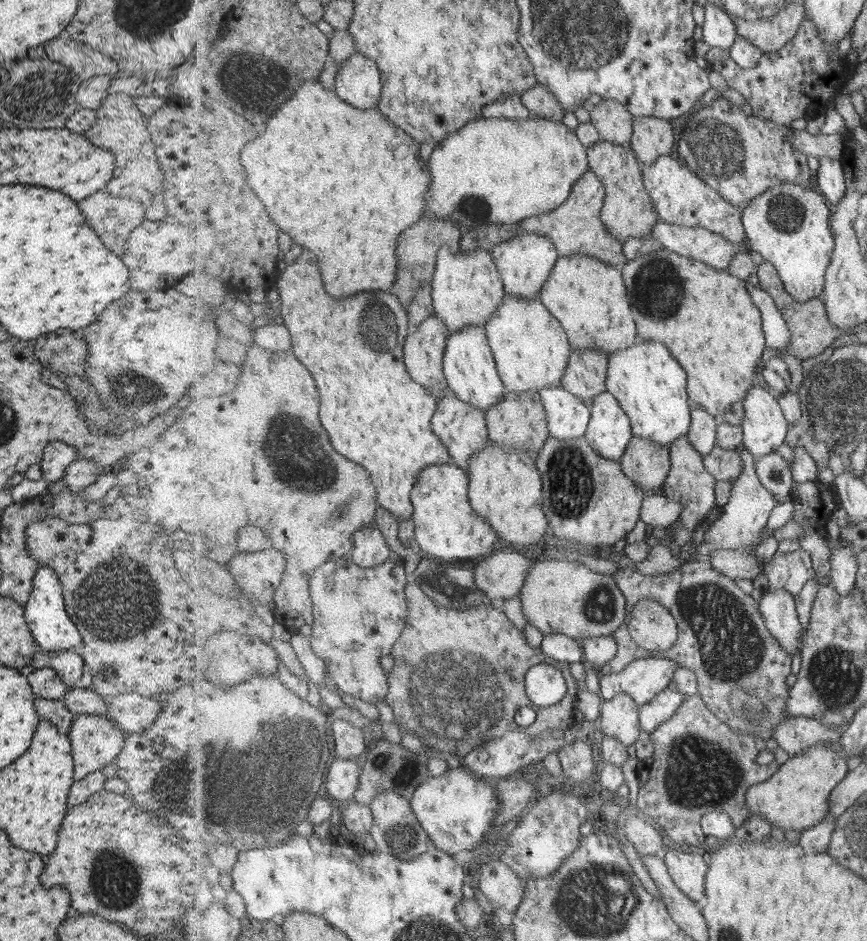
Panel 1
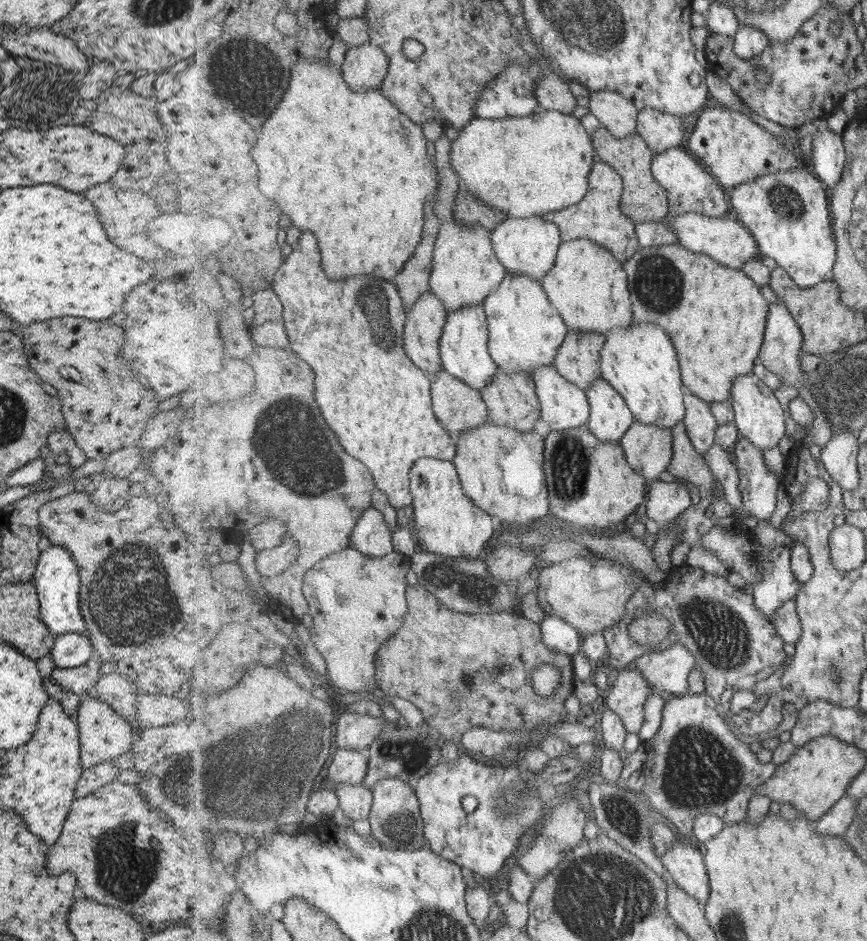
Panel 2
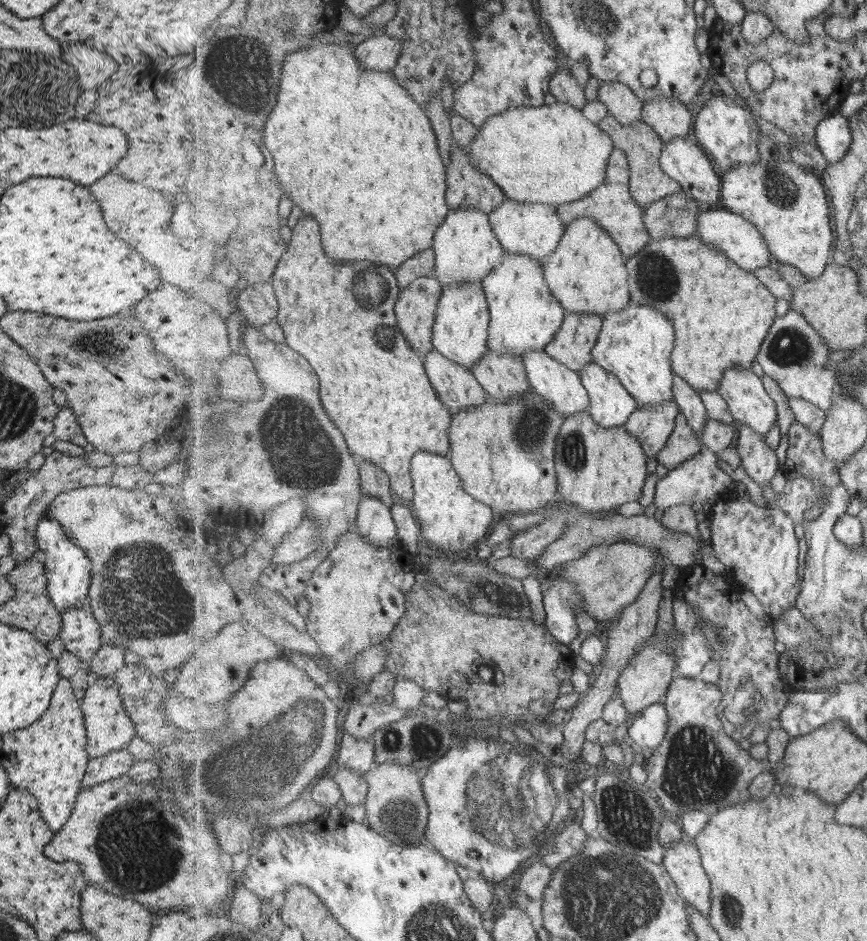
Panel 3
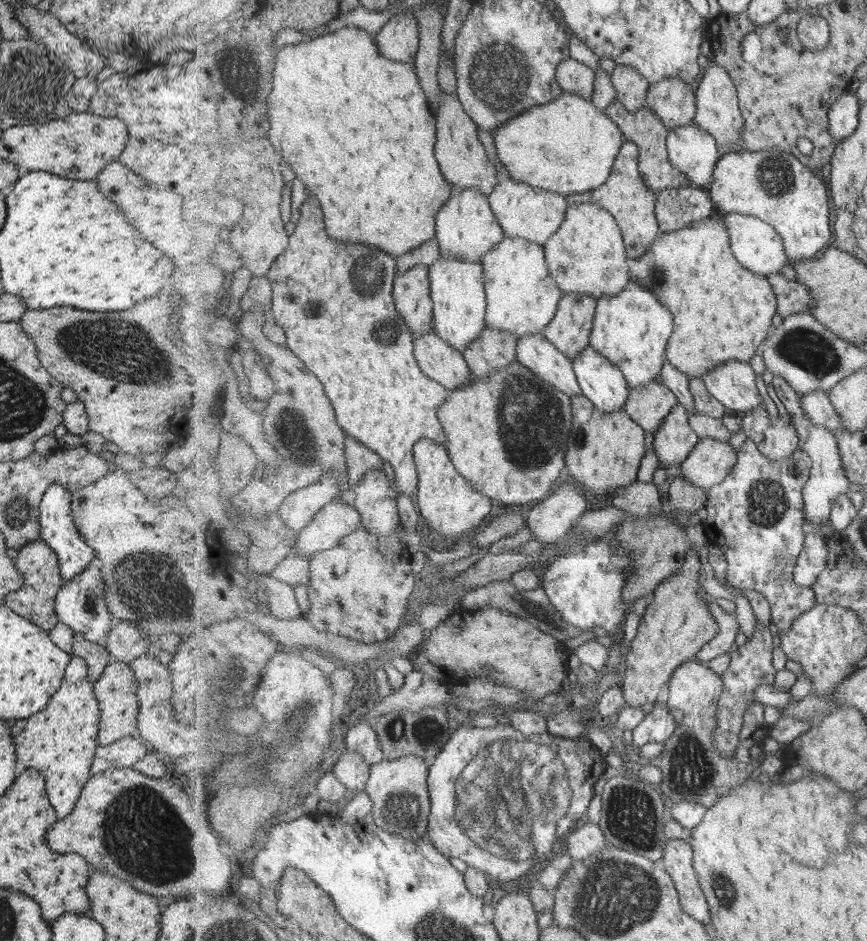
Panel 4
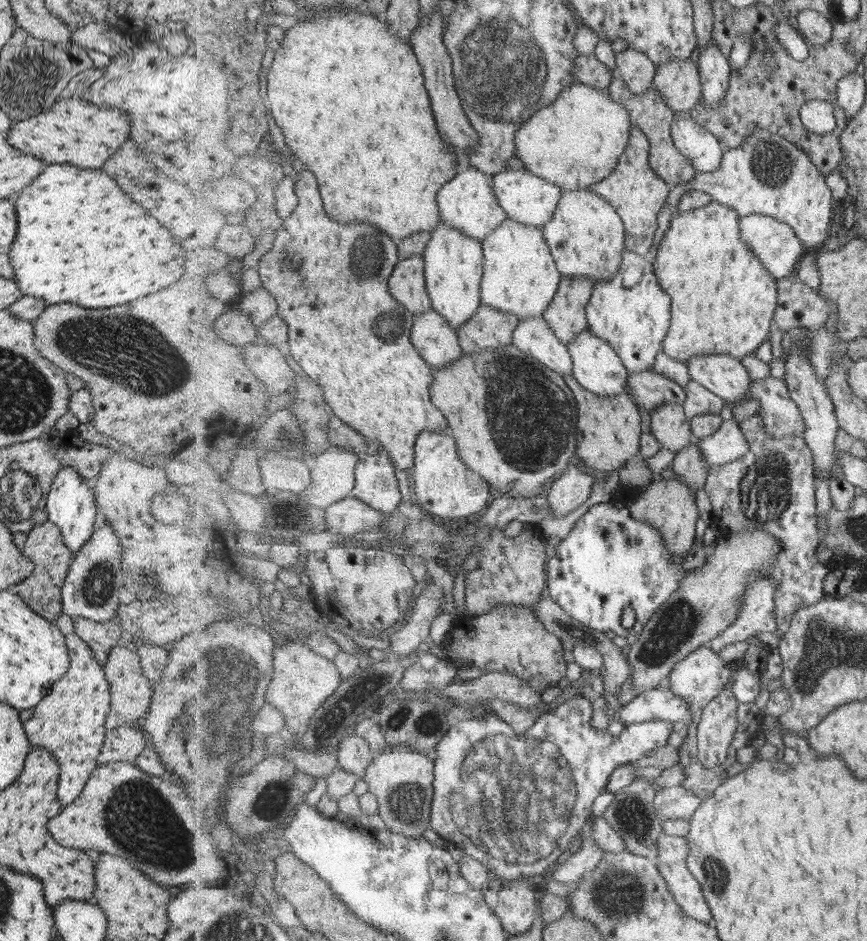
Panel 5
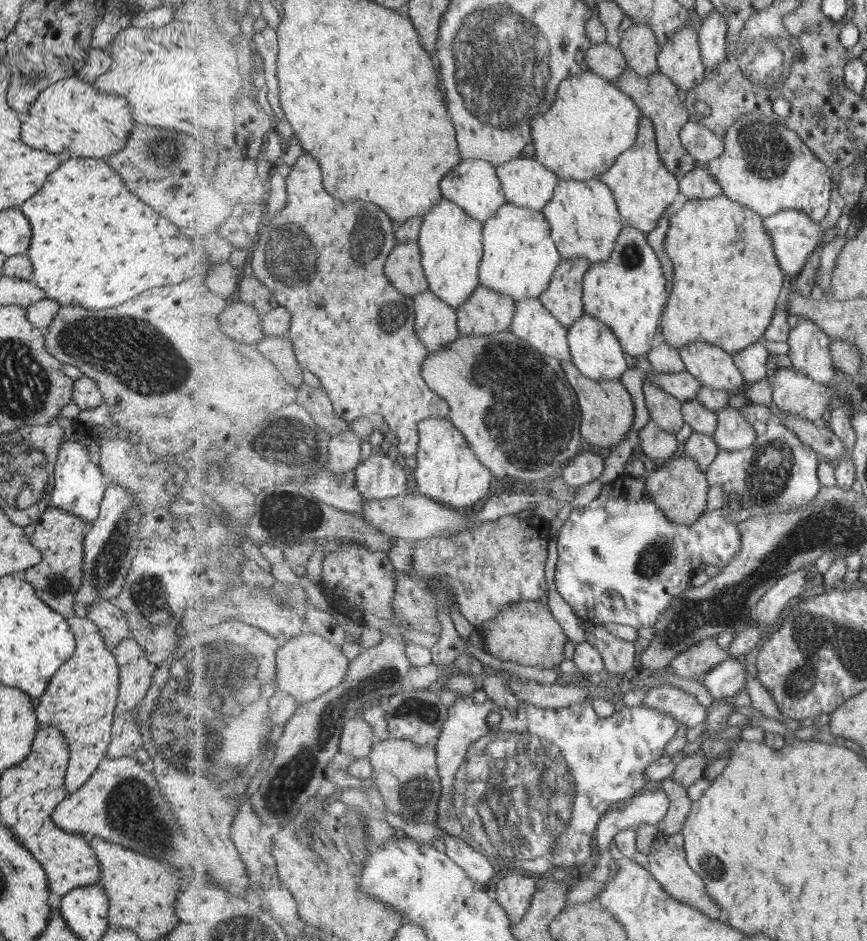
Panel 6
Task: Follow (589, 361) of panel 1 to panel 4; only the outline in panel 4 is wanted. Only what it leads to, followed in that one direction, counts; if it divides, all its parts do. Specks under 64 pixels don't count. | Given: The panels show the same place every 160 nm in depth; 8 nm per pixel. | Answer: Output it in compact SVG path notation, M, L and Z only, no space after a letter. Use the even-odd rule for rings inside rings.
M591 296L561 297L556 317L543 334L569 358L579 357L591 345L597 305L598 300Z

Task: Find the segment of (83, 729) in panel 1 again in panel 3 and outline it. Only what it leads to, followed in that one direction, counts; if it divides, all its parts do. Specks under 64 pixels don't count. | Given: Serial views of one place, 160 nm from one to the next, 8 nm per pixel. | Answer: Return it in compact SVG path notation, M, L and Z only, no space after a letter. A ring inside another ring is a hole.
M111 676L95 677L89 682L83 698L79 701L86 730L86 754L89 759L125 748L136 734L133 722L121 706L117 689L118 684Z

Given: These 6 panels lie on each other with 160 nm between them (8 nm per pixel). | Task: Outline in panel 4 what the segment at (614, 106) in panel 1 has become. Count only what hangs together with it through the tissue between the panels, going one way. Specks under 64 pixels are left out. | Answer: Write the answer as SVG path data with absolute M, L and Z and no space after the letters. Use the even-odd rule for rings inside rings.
M616 65L612 81L618 92L617 100L630 111L638 111L646 106L650 82L634 66Z

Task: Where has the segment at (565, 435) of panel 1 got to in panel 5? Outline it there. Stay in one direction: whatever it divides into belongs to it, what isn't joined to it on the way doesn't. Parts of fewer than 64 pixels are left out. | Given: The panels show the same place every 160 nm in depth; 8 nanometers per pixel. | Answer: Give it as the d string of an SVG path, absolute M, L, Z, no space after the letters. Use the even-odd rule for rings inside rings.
M544 316L520 321L513 343L535 358L538 364L553 369L555 373L563 377L572 374L574 362L568 344L555 334Z

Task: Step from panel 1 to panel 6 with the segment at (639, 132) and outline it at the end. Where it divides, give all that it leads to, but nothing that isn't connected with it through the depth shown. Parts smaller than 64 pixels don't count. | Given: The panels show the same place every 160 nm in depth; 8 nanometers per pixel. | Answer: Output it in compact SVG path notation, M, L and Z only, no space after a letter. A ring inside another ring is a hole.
M690 16L684 29L679 29L658 52L660 71L672 78L683 93L700 85L706 75L700 32L692 24L696 18Z

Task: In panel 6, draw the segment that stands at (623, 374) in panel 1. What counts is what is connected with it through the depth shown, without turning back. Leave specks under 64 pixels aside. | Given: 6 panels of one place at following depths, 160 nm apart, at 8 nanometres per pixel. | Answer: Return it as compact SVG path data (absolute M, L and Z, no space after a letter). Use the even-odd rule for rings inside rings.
M625 225L612 257L605 262L592 263L592 268L585 273L584 288L586 312L611 327L628 355L635 358L648 355L658 342L657 327L661 324L669 292L663 266L649 246L647 233Z

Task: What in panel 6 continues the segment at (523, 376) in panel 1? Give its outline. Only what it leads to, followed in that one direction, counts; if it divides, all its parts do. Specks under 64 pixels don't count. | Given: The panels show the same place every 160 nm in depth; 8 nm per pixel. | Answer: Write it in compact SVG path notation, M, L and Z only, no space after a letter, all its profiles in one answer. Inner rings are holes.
M506 202L497 216L484 224L484 260L480 266L480 284L491 290L513 297L517 303L528 298L541 298L553 282L553 273L563 260L552 237L552 228L543 212L527 210Z

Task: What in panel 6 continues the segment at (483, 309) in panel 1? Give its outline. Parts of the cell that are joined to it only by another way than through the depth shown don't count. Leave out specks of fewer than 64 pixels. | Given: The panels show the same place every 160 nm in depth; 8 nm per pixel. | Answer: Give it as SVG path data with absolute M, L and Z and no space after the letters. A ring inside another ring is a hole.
M479 158L464 160L457 168L453 168L441 184L441 193L443 197L455 201L469 216L473 216L483 224L493 219L493 216L497 216L501 206L507 202L496 167L491 162Z

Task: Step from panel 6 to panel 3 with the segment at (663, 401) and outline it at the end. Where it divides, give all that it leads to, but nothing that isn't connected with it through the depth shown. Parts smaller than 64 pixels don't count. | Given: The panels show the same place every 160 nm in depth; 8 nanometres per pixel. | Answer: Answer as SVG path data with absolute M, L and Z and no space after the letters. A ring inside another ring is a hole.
M680 412L676 418L676 429L658 454L657 461L672 471L690 458L696 457L702 448L703 444L696 431L689 426L688 419Z

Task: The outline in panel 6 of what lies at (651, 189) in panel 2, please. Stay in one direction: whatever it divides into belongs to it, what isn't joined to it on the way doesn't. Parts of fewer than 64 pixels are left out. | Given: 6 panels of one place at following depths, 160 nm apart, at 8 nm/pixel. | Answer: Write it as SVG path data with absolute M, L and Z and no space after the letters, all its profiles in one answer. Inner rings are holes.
M629 66L622 72L618 80L620 89L633 98L641 107L645 117L653 120L656 126L654 143L665 167L672 171L673 174L680 176L680 178L687 173L691 173L696 168L695 164L697 161L684 148L684 143L680 137L680 132L690 121L691 109L686 105L684 93L676 85L676 82L673 82L672 78L669 78L660 70L648 77L644 77Z

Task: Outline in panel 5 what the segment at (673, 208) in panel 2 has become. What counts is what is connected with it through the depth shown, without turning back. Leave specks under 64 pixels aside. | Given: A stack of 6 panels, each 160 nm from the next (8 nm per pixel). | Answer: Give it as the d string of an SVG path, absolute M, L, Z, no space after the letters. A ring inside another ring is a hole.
M680 116L673 123L672 135L677 150L689 158L697 172L713 173L724 161L721 141L691 116Z

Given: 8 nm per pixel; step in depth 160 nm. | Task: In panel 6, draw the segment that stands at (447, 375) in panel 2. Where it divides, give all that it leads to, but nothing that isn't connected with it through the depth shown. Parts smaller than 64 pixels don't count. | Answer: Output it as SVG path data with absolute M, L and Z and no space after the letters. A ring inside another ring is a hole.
M430 289L414 298L414 310L417 334L429 352L444 349L460 337L457 310Z

